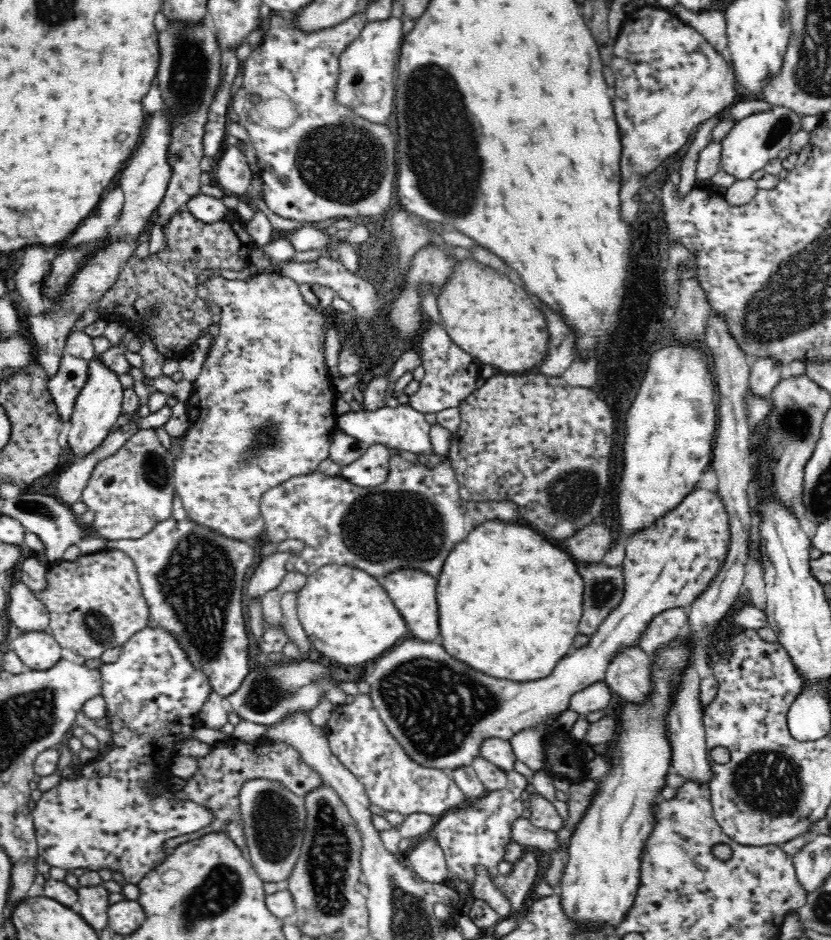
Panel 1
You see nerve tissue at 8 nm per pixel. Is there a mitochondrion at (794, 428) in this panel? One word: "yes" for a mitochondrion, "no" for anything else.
yes

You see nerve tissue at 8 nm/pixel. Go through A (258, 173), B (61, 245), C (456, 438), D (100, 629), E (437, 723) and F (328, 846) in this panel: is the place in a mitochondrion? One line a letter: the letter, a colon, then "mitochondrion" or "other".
A: other
B: other
C: other
D: mitochondrion
E: mitochondrion
F: mitochondrion

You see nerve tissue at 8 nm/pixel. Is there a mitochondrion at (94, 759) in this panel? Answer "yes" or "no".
no

